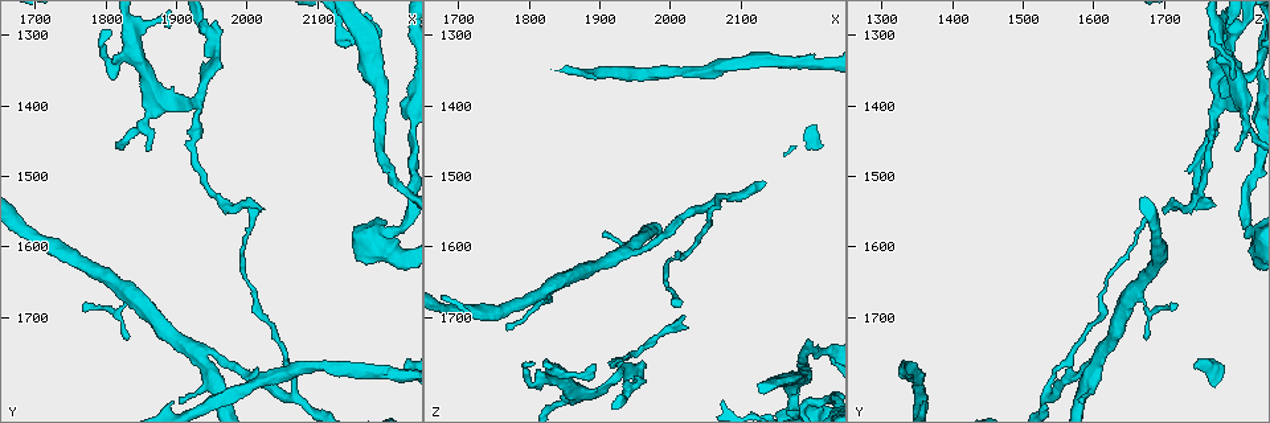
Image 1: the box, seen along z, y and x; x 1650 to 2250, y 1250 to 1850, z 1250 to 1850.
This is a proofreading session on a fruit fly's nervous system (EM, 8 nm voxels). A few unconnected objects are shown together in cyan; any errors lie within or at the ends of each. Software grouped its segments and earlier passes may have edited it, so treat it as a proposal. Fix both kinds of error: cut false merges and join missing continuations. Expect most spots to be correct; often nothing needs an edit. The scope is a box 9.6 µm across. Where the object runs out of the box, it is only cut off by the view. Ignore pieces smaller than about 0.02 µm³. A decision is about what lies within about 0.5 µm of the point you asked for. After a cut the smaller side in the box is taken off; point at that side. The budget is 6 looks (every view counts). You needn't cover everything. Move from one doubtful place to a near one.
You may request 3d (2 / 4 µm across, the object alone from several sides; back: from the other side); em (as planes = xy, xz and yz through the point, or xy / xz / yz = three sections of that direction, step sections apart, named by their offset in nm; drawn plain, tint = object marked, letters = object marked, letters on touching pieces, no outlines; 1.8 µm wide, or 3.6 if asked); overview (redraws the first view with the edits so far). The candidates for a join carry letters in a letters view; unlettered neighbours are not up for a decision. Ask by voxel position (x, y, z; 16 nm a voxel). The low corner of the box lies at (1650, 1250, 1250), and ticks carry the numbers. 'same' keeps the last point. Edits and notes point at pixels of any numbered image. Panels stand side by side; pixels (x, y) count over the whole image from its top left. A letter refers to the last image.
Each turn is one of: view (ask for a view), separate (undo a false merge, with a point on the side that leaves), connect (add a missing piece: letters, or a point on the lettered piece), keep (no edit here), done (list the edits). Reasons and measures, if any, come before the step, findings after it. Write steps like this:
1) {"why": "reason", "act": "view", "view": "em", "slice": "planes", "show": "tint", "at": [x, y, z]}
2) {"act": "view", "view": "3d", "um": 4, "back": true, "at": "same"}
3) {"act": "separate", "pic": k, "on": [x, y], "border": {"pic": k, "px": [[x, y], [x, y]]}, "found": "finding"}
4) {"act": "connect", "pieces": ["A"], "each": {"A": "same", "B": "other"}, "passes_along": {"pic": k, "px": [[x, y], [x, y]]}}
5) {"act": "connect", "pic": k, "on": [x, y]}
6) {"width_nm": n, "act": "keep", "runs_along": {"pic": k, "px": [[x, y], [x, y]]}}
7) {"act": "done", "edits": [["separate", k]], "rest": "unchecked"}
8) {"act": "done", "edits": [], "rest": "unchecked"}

{"why": "calibre changes", "act": "view", "view": "em", "um": 3.6, "slice": "planes", "show": "letters", "at": [2200, 1585, 1820]}

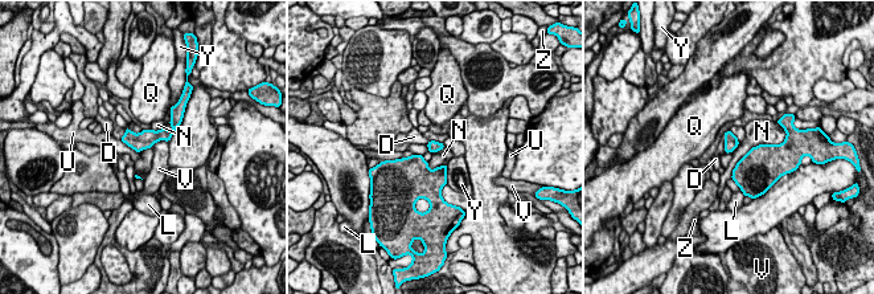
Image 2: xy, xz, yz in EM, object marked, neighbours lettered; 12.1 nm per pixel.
{"act": "keep", "each": {"D": "other", "L": "other", "N": "other", "Q": "other", "U": "other", "V": "other", "Y": "other", "Z": "other"}, "found": "all the same neuron"}

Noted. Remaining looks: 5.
{"act": "view", "view": "em", "slice": "planes", "show": "tint", "at": [1930, 1755, 1605]}

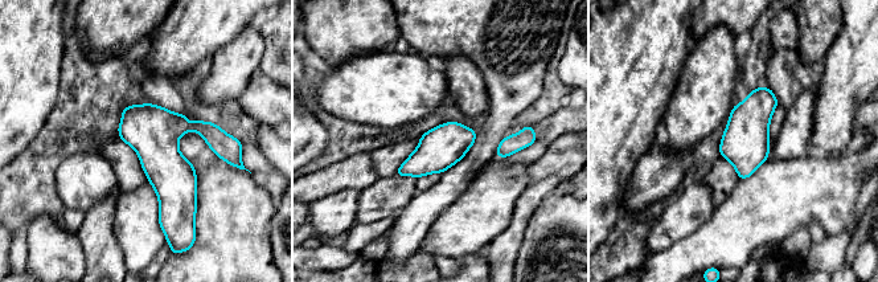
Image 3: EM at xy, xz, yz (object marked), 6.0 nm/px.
{"act": "view", "view": "em", "slice": "planes", "show": "letters", "at": "same"}

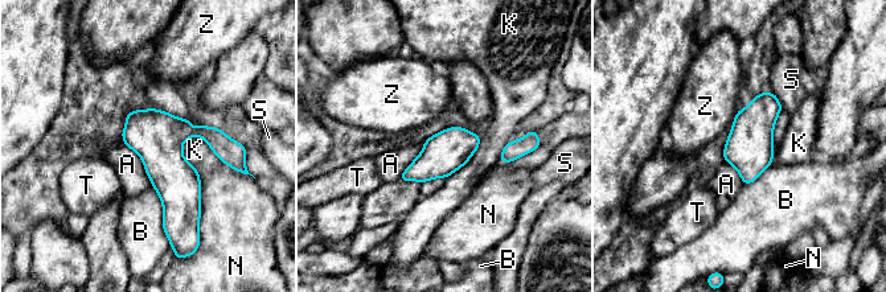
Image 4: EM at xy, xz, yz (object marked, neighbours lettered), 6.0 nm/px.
{"act": "keep", "each": {"A": "other", "B": "other", "K": "other", "N": "other", "S": "other", "T": "other", "Z": "other"}, "border": {"pic": 4, "px": [[123, 143], [138, 155], [154, 188]]}, "found": "all the same neuron"}

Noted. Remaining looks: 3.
{"act": "view", "view": "3d", "um": 4, "at": [1895, 1820, 1355]}

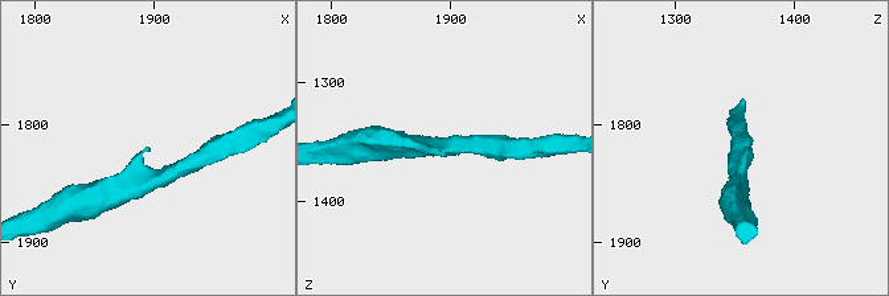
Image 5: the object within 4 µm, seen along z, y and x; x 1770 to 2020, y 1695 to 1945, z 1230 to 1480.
{"act": "view", "view": "em", "slice": "xy", "step": 16, "show": "letters", "at": [1894, 1818, 1358]}

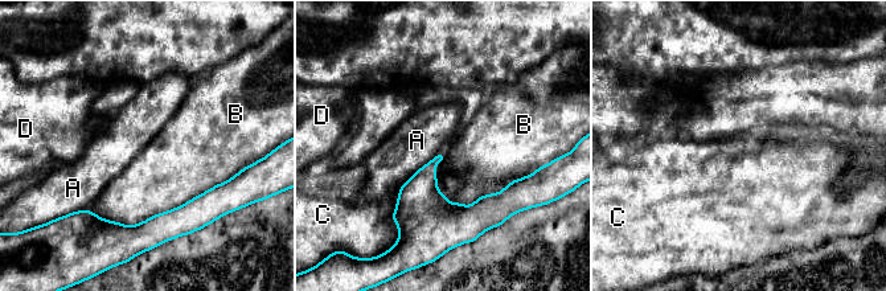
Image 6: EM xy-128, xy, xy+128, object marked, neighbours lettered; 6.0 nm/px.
{"act": "keep", "each": {"A": "other", "B": "other", "C": "other", "D": "other"}, "border": {"pic": 6, "px": [[437, 154], [400, 187]]}, "found": "no lettered piece goes on from it"}

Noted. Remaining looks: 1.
{"act": "done", "edits": [], "rest": "unchecked"}

